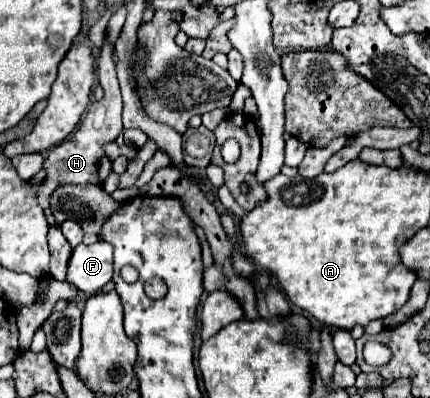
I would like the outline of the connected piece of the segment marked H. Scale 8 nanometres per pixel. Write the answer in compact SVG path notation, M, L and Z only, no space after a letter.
M107 42L103 44L101 56L97 60L97 76L99 76L99 82L105 90L105 98L101 102L95 102L89 106L81 126L71 136L71 142L57 144L45 156L43 170L47 172L47 176L37 192L39 192L39 206L43 208L49 226L57 226L57 220L53 218L51 204L49 204L49 198L51 198L53 190L57 190L57 186L63 186L63 184L99 184L101 186L103 180L111 174L111 158L105 154L105 144L115 142L119 138L119 134L123 132L123 124L121 124L121 108L123 106L121 106L117 70L115 70L115 64L111 58L111 48Z

